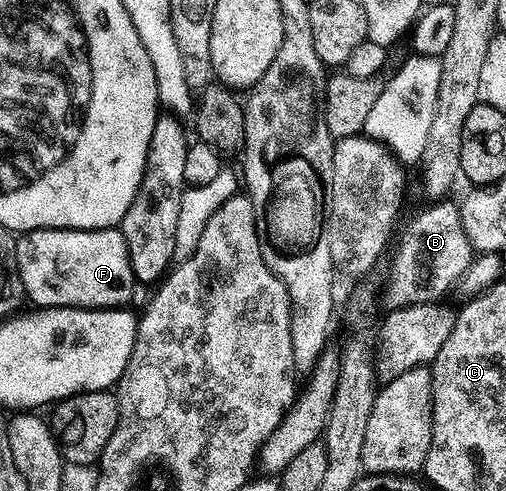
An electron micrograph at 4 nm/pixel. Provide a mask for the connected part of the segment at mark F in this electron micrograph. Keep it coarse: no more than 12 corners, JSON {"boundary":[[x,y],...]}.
{"boundary":[[121,229],[28,230],[18,275],[38,308],[122,308]]}

